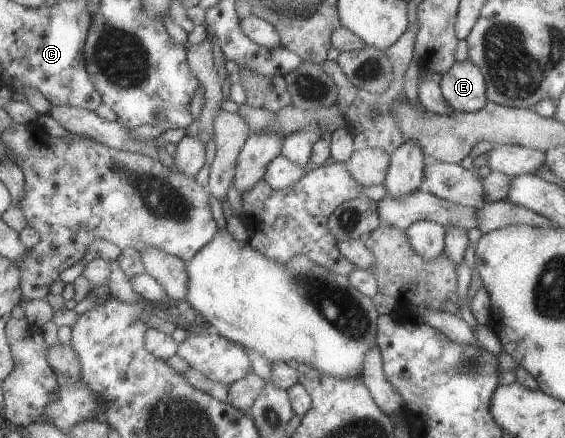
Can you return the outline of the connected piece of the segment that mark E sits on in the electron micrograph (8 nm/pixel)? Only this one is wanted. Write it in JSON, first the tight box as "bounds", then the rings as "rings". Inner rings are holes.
{"bounds":[438,58,486,113],"rings":[[[468,58],[455,61],[438,81],[443,98],[455,111],[472,113],[486,105],[483,73]]]}

